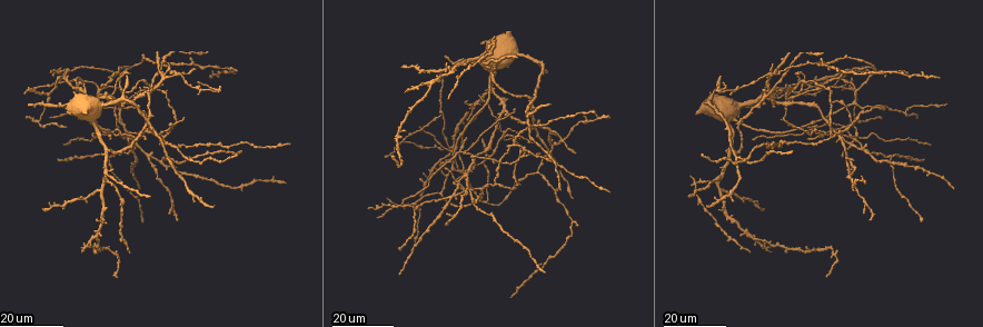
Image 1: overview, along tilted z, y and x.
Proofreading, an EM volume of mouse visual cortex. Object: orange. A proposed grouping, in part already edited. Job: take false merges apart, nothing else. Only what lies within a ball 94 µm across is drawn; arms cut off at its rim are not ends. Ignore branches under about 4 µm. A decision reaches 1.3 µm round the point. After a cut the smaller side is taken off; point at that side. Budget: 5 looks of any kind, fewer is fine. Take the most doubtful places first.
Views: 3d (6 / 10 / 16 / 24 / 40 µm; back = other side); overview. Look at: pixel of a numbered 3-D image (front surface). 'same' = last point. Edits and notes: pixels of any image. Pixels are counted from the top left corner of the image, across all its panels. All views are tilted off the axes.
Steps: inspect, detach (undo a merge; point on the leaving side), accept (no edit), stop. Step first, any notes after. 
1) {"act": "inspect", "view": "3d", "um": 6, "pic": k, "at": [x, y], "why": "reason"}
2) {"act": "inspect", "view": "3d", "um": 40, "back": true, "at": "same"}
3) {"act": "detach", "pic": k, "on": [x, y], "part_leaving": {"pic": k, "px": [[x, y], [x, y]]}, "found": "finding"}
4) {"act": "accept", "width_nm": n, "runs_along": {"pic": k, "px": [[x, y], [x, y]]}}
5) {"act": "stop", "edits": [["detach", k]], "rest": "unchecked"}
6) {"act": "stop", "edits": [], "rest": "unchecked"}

{"act": "inspect", "view": "3d", "um": 16, "pic": 1, "at": [801, 91], "why": "four arms meet"}

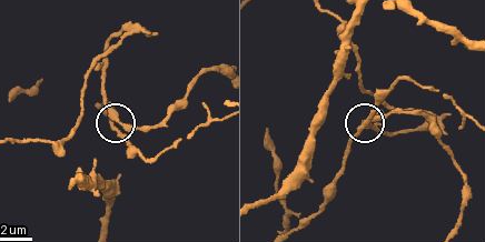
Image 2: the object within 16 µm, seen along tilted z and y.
{"act": "inspect", "view": "3d", "um": 6, "pic": 2, "at": [126, 126]}

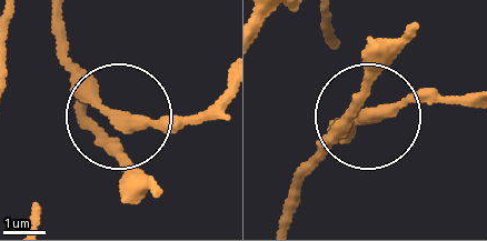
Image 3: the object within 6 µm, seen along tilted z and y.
{"act": "accept", "width_nm": 230, "found": "all the same neuron"}

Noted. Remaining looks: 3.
{"act": "inspect", "view": "3d", "um": 16, "pic": 1, "at": [457, 152], "why": "four or more arms meet"}

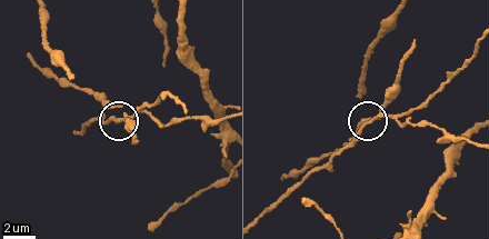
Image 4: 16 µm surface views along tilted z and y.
{"act": "inspect", "view": "3d", "um": 10, "pic": 4, "at": [373, 116]}

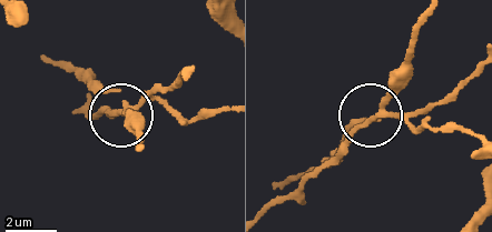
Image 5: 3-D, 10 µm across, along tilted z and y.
{"act": "detach", "pic": 5, "on": [108, 112], "width_nm": 190, "part_leaving": {"pic": 5, "px": [[382, 118], [354, 131], [265, 207]]}, "found": "two neurons meet here"}

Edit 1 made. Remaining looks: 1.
{"act": "stop", "edits": [["detach", 5]], "rest": "unchecked"}

